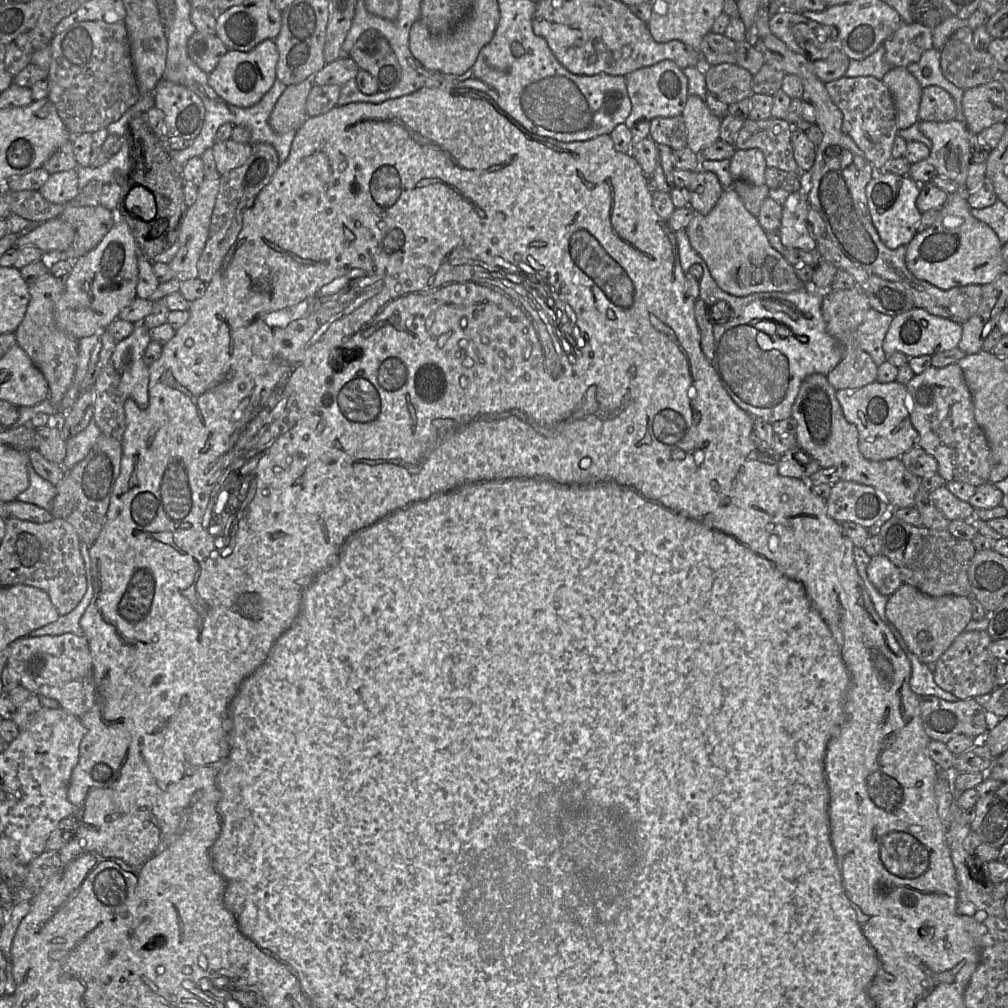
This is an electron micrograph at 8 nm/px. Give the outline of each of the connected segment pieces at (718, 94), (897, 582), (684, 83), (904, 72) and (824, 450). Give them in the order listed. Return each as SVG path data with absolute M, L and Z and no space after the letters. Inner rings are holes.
M724 63L703 68L707 92L726 105L750 98L753 94L753 75L737 64Z
M882 554L871 557L867 575L877 591L887 597L904 584L899 569Z
M670 60L639 68L625 76L628 95L631 101L631 113L624 122L631 129L639 120L652 120L657 117L675 117L681 115L688 98L688 81L683 70Z
M907 68L889 70L882 78L889 89L896 108L896 124L899 130L907 129L919 122L918 112L922 87Z
M814 373L804 379L792 406L792 417L797 423L798 446L815 459L821 468L836 468L841 480L873 487L894 507L915 505L921 478L908 471L900 458L871 461L861 454L858 429L845 419L836 398L836 389L829 383L826 375Z

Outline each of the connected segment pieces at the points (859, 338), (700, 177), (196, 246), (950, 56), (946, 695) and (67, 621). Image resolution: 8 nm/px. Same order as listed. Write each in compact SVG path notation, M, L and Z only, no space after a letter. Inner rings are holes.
M870 308L863 323L853 333L853 347L867 352L877 366L887 360L887 355L883 350L883 341L892 319L892 316Z
M698 169L692 172L692 182L687 189L689 206L695 213L706 215L716 205L725 188L714 173Z
M206 179L198 186L197 197L184 216L178 237L179 249L168 263L180 282L197 278L197 262L205 247L211 215L219 190L219 179Z
M967 25L958 29L941 50L941 71L955 86L967 90L999 78L1000 71L987 50L979 50L973 43L973 30Z
M910 650L903 652L911 663L910 688L918 695L932 695L950 702L957 702L959 699L952 693L941 689L934 679L927 664L922 663L918 657Z
M91 564L89 565L90 574L87 577L87 589L86 592L78 603L78 605L68 614L60 615L58 620L47 624L41 628L38 628L30 632L25 637L38 637L43 635L61 635L65 633L73 633L79 636L83 636L84 632L81 628L80 619L83 616L85 610L89 606L93 597L93 582L91 575Z

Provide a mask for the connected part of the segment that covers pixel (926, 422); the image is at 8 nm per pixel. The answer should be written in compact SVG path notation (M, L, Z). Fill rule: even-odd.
M957 363L944 368L931 366L921 374L914 375L906 388L910 420L919 435L916 446L936 459L938 463L937 474L946 482L965 482L975 487L989 483L991 450L984 431L975 420L972 396L961 367Z

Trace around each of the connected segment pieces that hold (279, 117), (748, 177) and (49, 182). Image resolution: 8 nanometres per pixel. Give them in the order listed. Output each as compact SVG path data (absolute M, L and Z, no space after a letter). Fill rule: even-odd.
M306 79L286 87L269 117L269 124L276 133L285 133L301 127L308 117L306 102L313 85L311 79Z
M736 149L730 159L729 171L734 181L744 180L757 186L764 185L766 169L765 157L759 149Z
M76 169L50 174L38 191L51 203L69 203L79 193Z

